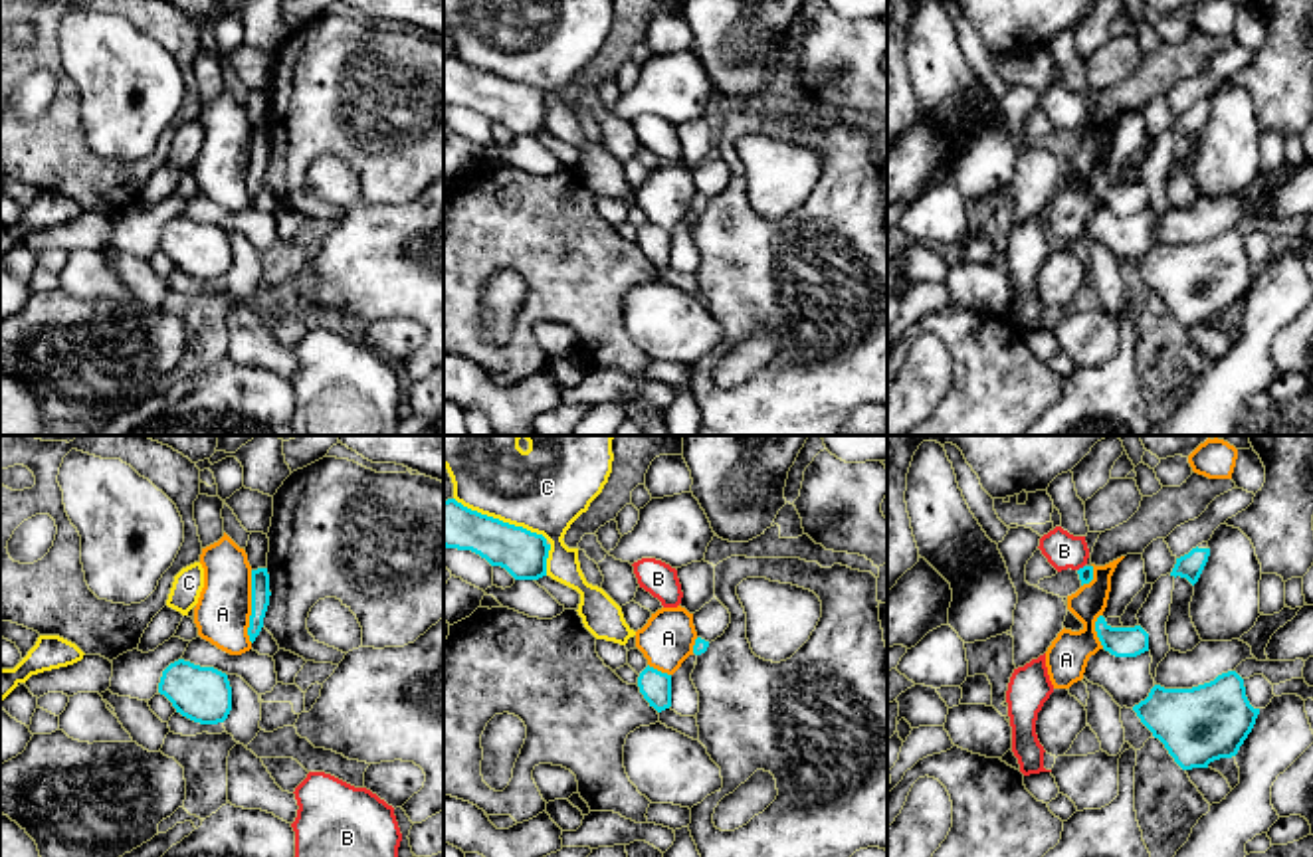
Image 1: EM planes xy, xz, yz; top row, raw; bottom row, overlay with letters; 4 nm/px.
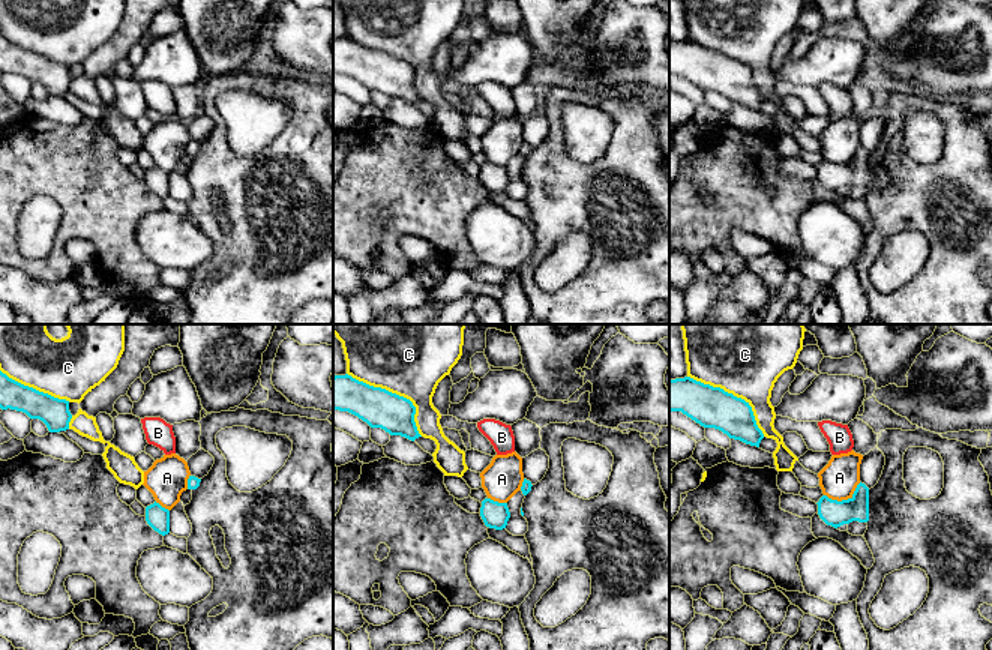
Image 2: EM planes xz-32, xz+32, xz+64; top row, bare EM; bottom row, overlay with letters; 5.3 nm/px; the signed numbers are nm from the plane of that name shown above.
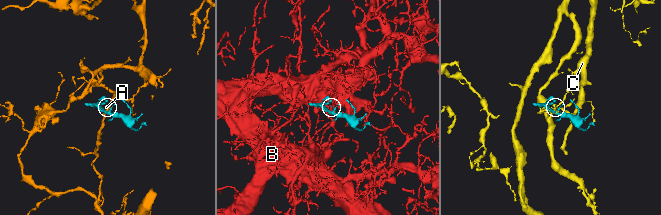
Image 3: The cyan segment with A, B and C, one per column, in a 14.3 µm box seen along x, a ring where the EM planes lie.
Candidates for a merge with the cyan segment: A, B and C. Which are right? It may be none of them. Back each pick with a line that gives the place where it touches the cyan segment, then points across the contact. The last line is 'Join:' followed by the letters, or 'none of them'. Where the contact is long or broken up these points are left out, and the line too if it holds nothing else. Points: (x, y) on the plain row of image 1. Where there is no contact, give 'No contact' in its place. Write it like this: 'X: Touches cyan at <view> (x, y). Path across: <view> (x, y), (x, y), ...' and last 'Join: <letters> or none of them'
Join: none of them

